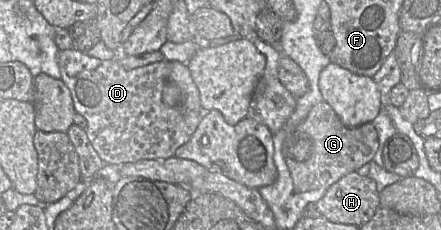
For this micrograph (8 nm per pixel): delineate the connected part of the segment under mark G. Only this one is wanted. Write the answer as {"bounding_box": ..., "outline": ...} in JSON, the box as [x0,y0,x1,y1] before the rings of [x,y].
{"bounding_box":[283,100,379,192],"outline":[[[324,100],[311,108],[306,119],[297,126],[296,132],[306,135],[304,139],[311,141],[312,152],[306,161],[297,162],[292,159],[288,139],[283,144],[283,155],[293,180],[295,192],[328,189],[343,176],[369,164],[379,146],[379,135],[372,122],[359,127],[346,127]]]}

